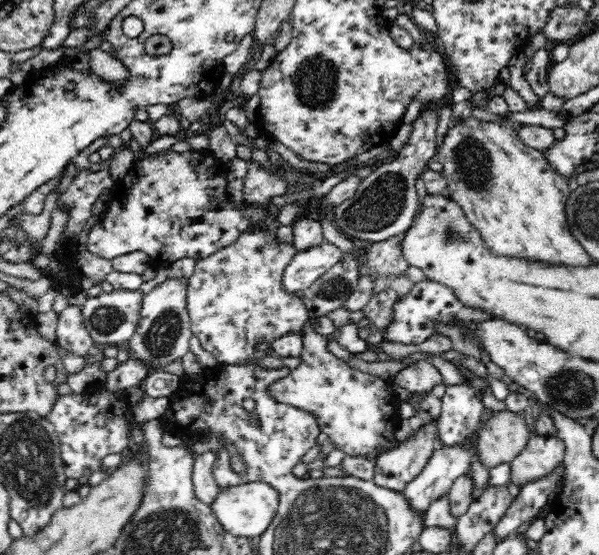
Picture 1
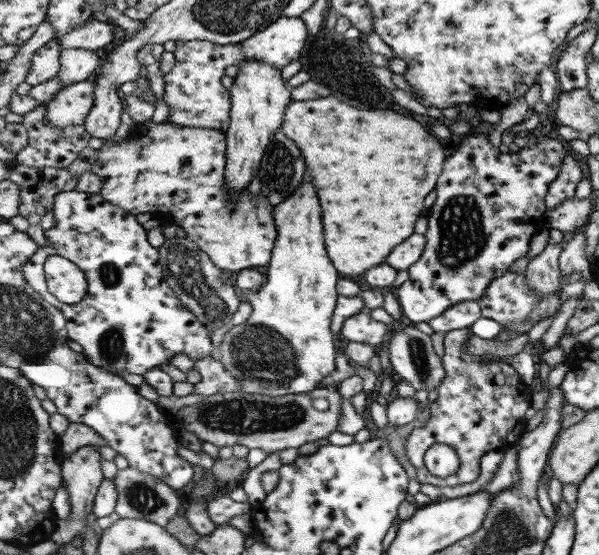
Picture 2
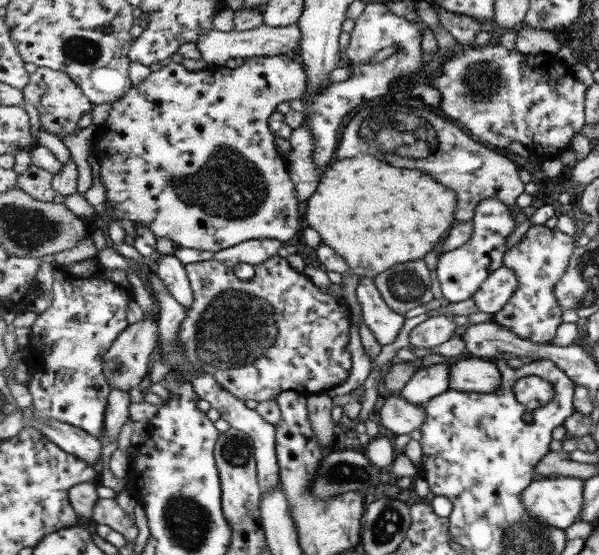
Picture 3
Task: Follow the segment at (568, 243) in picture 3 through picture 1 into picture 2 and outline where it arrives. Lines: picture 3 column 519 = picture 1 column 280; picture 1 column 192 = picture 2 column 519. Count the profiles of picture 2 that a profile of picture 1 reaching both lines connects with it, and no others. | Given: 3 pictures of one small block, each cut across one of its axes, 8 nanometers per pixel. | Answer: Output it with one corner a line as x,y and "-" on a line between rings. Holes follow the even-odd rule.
507,271
501,278
495,279
490,287
487,288
486,294
477,300
482,306
482,316
495,320
505,331
513,333
528,333
532,325
541,322
543,318
555,316
561,306
561,291
556,295
541,297
532,289
530,280
523,272

